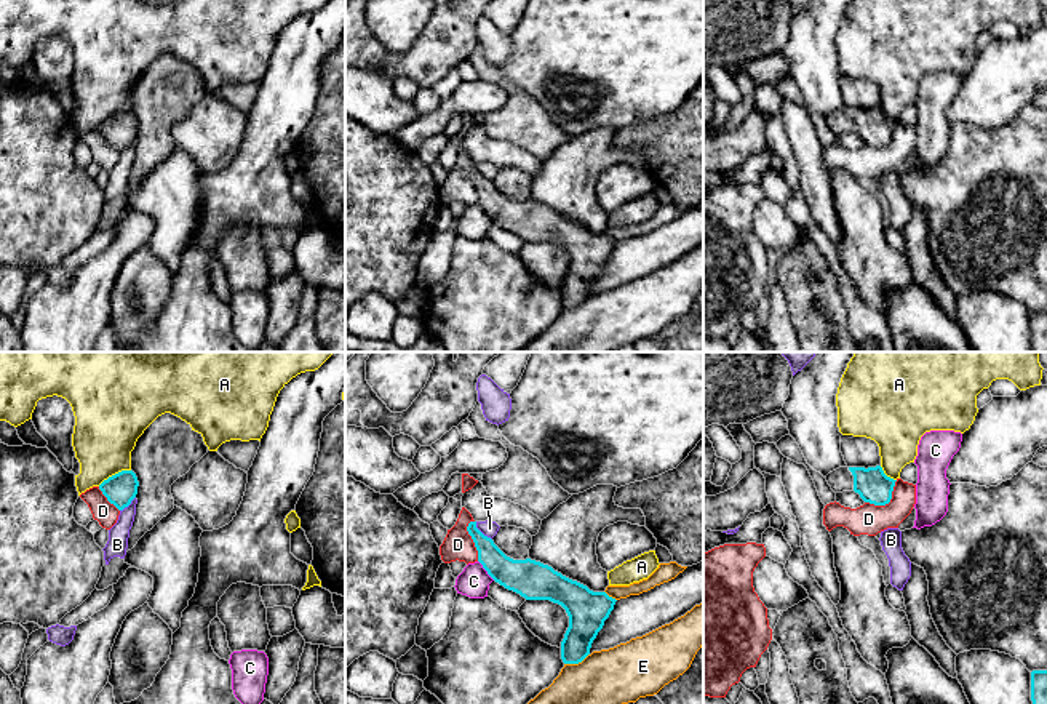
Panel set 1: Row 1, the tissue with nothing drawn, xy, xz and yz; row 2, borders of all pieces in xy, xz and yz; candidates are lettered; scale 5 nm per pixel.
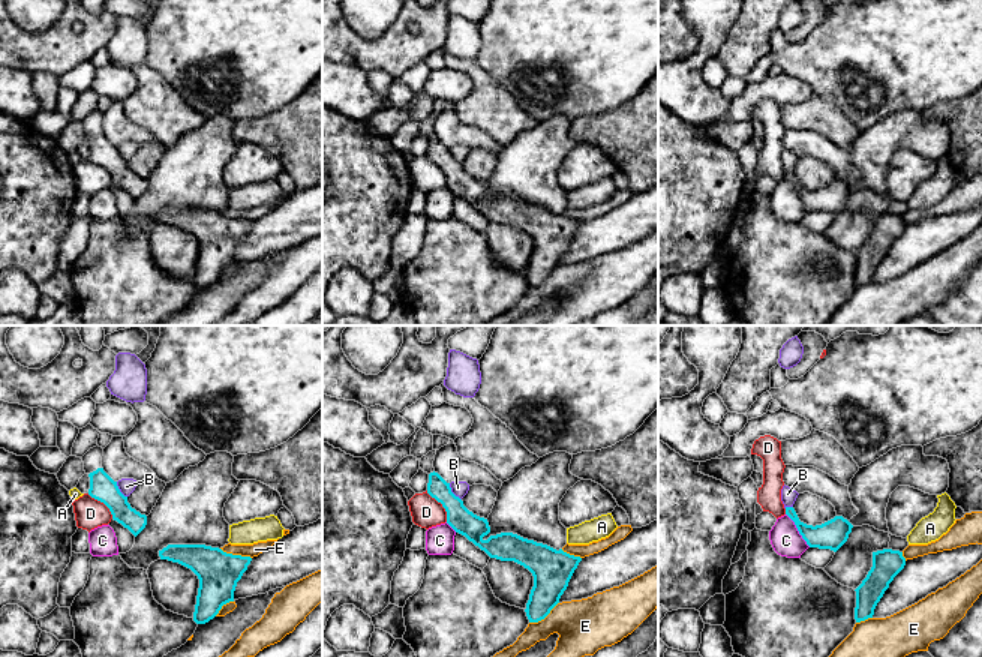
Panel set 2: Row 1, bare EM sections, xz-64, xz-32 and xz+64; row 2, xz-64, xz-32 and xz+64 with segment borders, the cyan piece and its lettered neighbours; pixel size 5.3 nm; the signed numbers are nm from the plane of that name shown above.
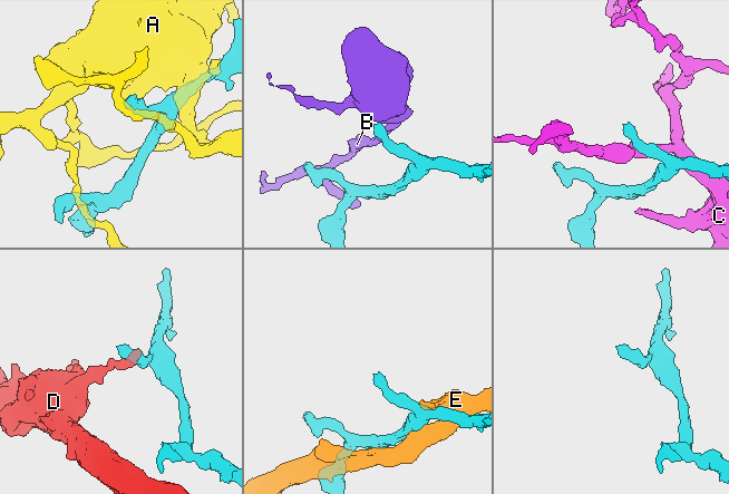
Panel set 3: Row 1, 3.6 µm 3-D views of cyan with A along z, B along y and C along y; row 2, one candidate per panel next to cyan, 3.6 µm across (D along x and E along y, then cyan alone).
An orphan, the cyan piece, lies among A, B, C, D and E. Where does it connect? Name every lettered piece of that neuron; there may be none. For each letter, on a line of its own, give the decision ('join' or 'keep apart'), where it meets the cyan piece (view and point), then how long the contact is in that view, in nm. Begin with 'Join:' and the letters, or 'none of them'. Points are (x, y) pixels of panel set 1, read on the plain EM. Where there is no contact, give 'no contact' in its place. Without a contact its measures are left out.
Join: none of them
A: keep apart | xy (115, 116) | 190 nm
B: keep apart | xz (480, 173) | 130 nm
C: keep apart | xz (485, 210) | 130 nm
D: keep apart | yz (887, 144) | 200 nm
E: keep apart | xz (576, 304) | 140 nm

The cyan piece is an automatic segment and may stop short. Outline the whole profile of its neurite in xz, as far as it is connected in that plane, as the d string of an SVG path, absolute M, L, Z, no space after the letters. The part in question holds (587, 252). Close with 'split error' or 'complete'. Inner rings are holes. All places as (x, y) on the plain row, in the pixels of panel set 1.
M470 163L467 173L478 192L478 203L496 224L526 242L550 242L566 251L569 269L561 283L561 301L564 306L582 304L617 242L606 234L593 234L540 203L507 198L476 170L476 163Z | complete

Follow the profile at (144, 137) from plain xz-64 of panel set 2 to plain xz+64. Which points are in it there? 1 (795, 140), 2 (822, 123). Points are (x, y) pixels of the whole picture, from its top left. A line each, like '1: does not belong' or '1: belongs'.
1: belongs
2: does not belong

